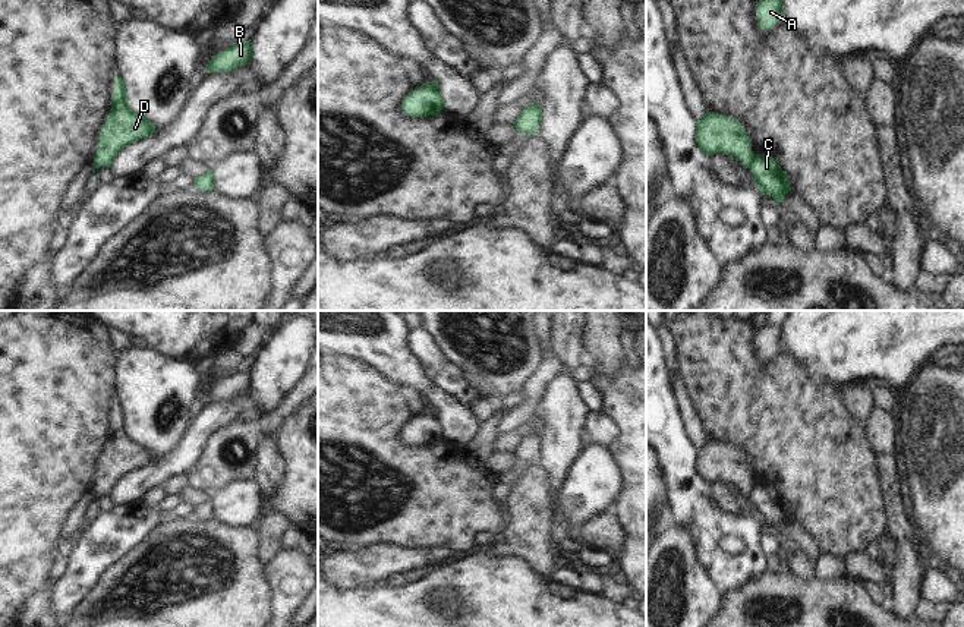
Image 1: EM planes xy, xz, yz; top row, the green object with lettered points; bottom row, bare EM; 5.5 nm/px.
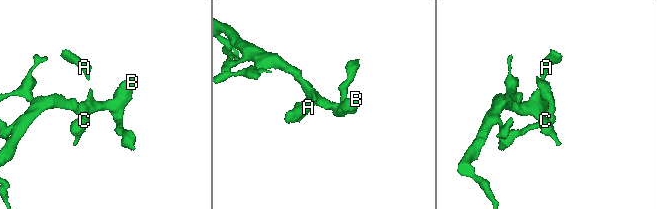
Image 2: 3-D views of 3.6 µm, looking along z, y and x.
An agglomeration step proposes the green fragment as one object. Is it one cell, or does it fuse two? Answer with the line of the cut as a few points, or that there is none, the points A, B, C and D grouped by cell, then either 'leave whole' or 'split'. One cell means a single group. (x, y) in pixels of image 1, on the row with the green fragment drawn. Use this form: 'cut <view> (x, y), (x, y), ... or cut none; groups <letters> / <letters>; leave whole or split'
cut yz (755, 156), (747, 164); groups A B D / C; split

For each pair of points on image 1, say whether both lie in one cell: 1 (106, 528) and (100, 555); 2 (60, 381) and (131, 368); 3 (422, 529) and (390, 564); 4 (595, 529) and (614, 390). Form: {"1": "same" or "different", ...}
{"1": "same", "2": "different", "3": "different", "4": "different"}

